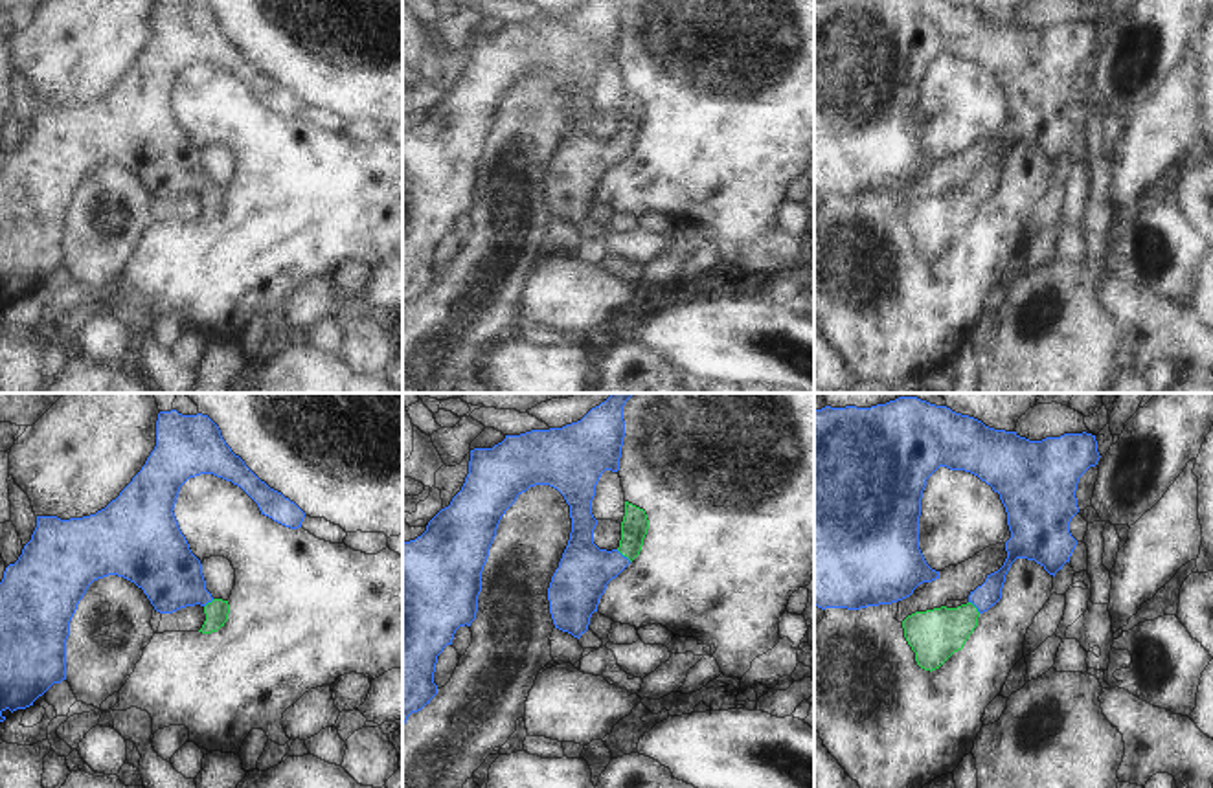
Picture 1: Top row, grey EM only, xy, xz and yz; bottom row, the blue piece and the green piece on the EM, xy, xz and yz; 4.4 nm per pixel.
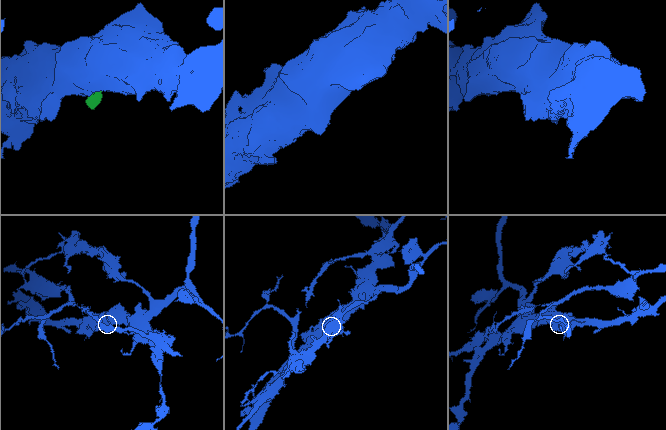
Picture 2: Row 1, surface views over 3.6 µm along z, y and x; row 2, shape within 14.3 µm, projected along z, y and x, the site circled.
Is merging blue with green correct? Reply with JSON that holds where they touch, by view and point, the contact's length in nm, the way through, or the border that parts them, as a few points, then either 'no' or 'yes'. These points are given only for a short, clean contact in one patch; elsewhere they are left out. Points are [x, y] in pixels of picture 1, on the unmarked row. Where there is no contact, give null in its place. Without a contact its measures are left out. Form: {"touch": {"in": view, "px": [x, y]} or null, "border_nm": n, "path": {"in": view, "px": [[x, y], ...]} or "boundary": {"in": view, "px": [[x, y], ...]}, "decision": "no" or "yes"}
{"touch": {"in": "xz", "px": [622, 144]}, "border_nm": 90, "path": {"in": "xz", "px": [[585, 158], [611, 153], [622, 144], [631, 133], [634, 112]]}, "decision": "yes"}

